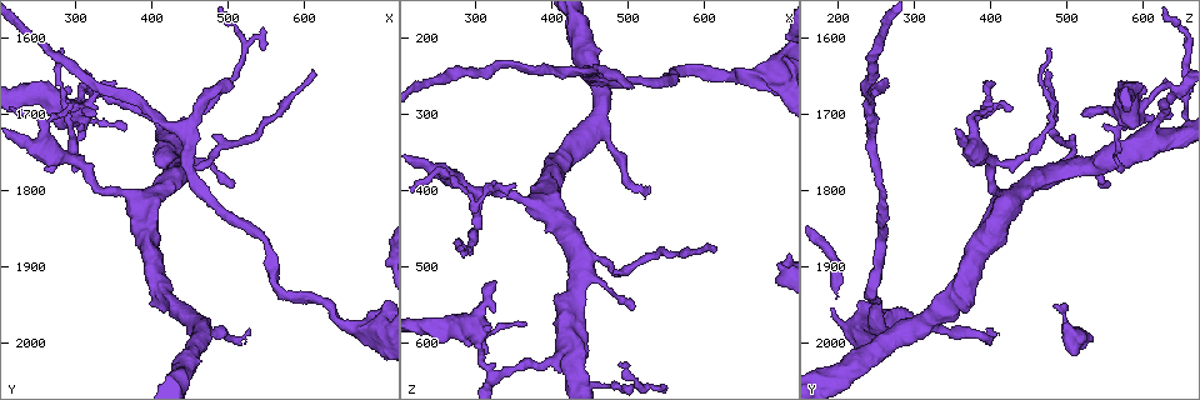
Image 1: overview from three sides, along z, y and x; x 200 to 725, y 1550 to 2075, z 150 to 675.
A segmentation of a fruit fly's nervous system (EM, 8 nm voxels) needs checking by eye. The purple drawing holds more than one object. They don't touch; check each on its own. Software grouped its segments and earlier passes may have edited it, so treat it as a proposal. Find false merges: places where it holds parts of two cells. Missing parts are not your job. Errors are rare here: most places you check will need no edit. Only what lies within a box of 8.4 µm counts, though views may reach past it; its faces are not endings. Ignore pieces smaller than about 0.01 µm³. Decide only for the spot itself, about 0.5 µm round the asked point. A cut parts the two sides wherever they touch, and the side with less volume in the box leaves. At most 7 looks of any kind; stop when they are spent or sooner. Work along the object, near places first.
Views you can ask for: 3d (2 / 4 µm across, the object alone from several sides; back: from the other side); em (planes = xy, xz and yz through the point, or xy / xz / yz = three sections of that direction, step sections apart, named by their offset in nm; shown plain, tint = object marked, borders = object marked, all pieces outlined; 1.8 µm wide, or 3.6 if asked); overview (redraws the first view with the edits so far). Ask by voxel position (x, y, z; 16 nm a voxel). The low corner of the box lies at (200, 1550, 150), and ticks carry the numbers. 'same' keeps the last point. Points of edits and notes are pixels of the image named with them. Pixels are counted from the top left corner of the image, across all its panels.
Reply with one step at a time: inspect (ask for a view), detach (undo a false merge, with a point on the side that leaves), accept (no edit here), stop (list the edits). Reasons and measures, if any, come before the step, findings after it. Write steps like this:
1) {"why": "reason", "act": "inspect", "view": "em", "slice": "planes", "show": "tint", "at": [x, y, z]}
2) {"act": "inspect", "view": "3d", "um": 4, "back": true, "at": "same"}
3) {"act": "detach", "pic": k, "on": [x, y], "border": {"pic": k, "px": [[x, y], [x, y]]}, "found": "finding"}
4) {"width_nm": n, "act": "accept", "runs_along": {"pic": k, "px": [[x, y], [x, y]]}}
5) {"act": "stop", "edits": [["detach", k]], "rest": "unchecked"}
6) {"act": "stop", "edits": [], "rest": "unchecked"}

{"why": "sudden change in width", "act": "inspect", "view": "em", "um": 3.6, "slice": "planes", "show": "tint", "at": [685, 1985, 245]}

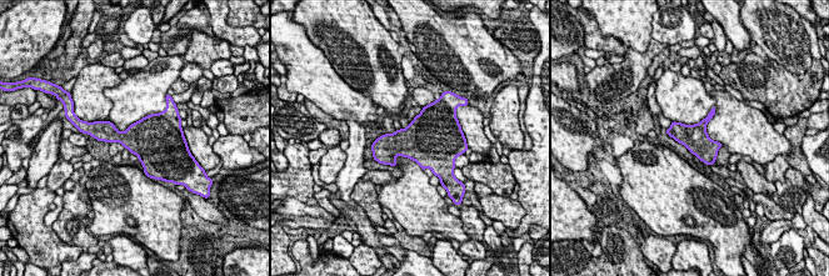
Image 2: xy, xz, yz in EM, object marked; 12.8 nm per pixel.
{"width_nm": 340, "act": "accept", "found": "continuous, no second cell"}

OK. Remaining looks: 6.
{"why": "looks like a crossing", "act": "inspect", "view": "3d", "um": 4, "at": [435, 1770, 490]}

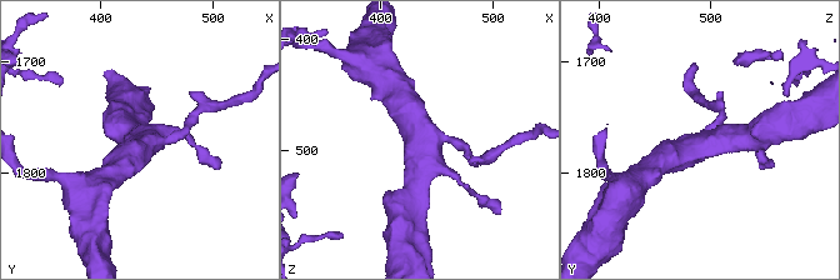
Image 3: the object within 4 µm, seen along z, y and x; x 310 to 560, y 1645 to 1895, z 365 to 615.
{"act": "inspect", "view": "em", "slice": "planes", "show": "tint", "at": [440, 1776, 492]}

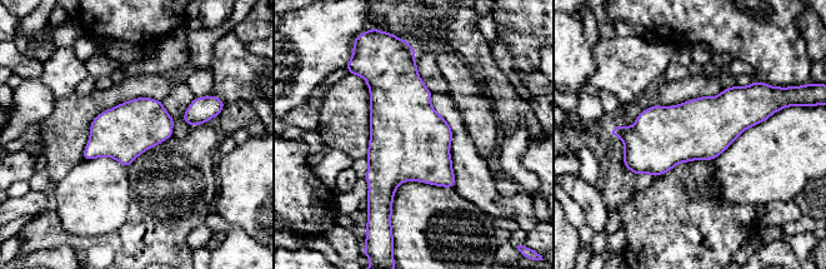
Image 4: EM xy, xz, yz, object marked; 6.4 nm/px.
{"act": "accept", "found": "continuous, no second cell"}

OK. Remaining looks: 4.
{"why": "calibre changes", "act": "inspect", "view": "em", "um": 3.6, "slice": "planes", "show": "tint", "at": [410, 1725, 610]}

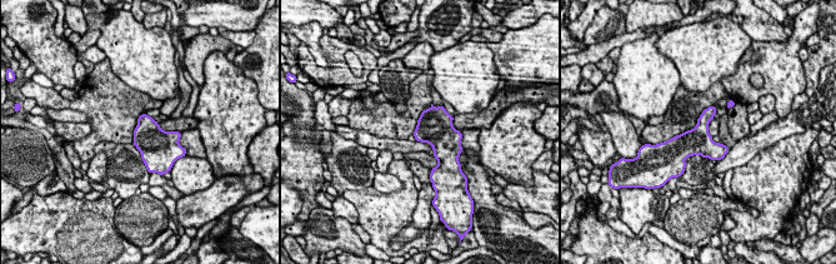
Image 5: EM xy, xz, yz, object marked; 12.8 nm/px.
{"act": "accept", "found": "continuous, no second cell"}

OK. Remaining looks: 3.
{"act": "stop", "edits": [], "rest": "unchecked"}

